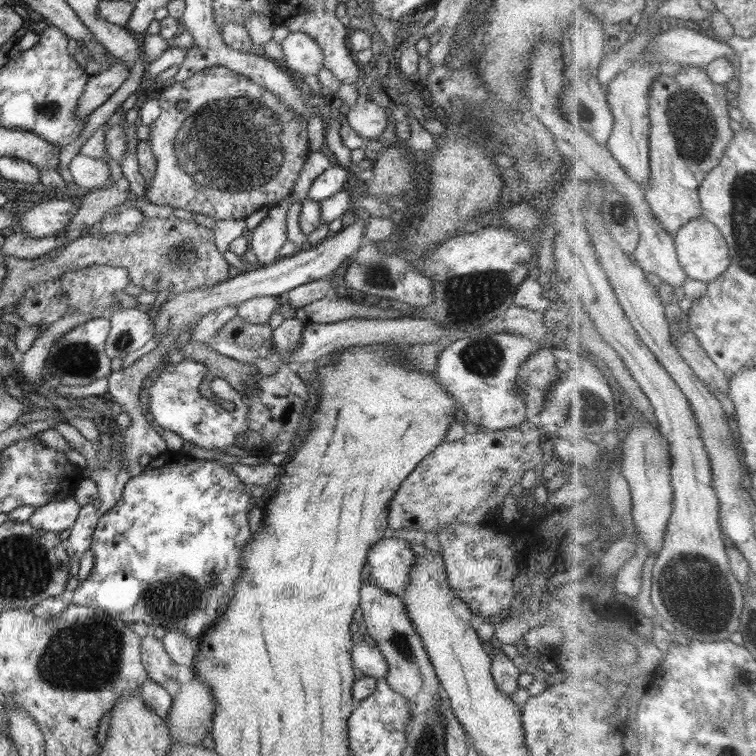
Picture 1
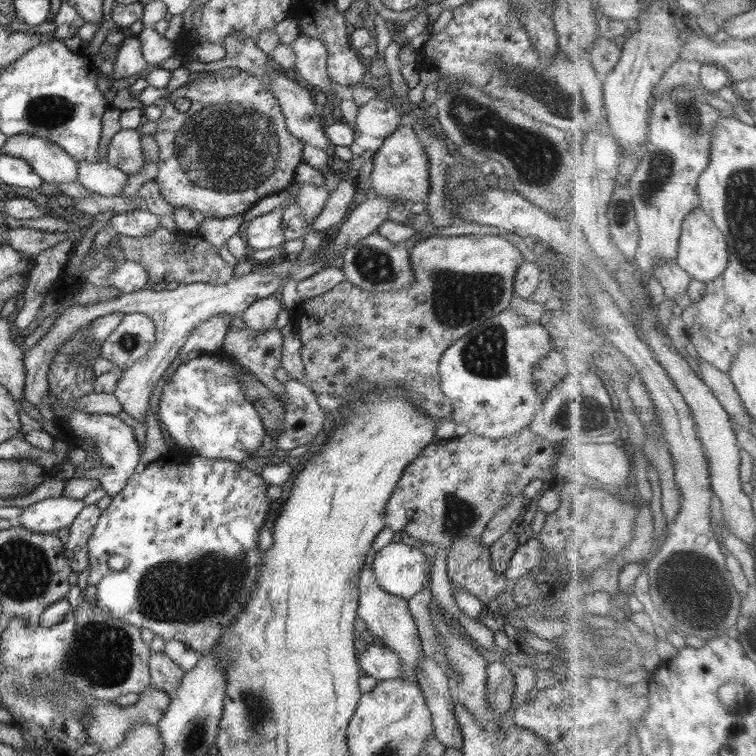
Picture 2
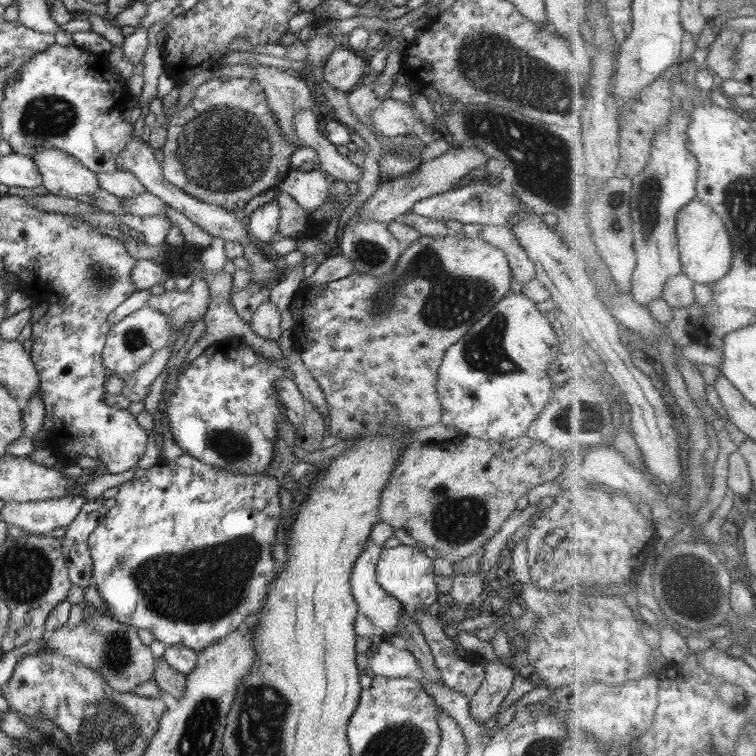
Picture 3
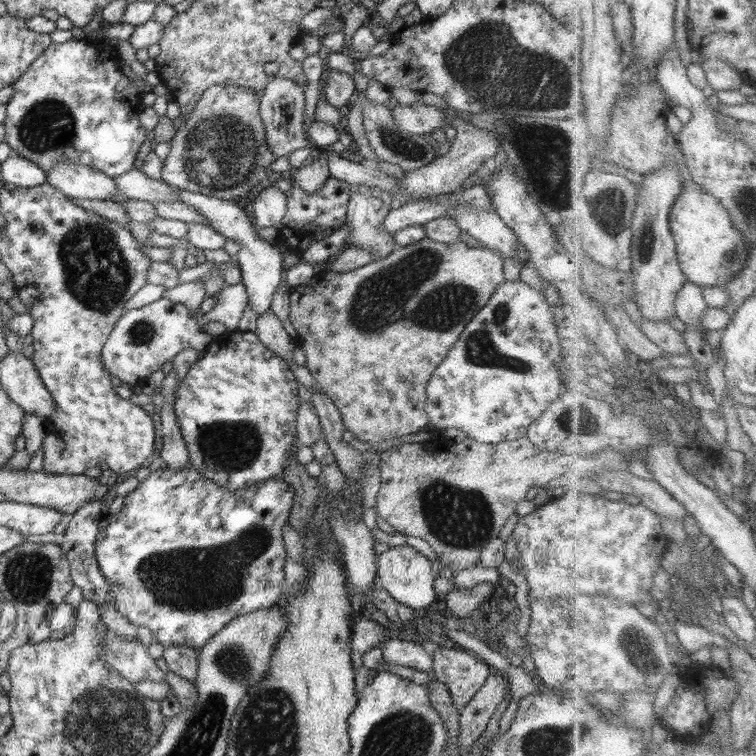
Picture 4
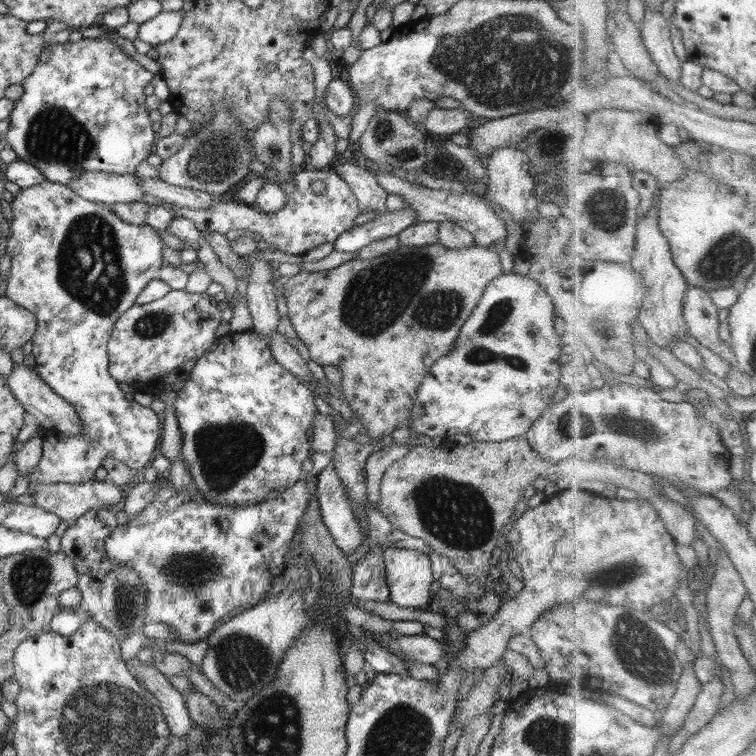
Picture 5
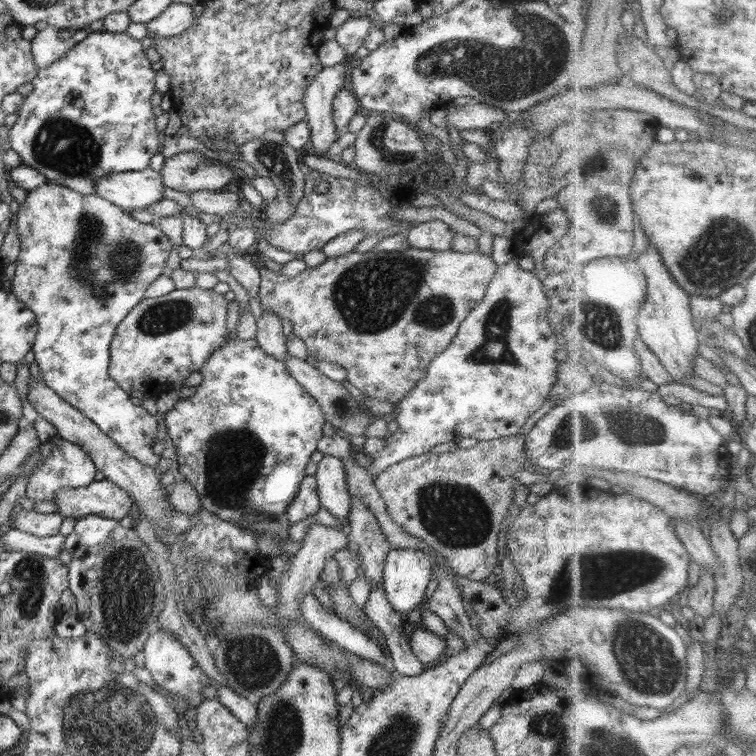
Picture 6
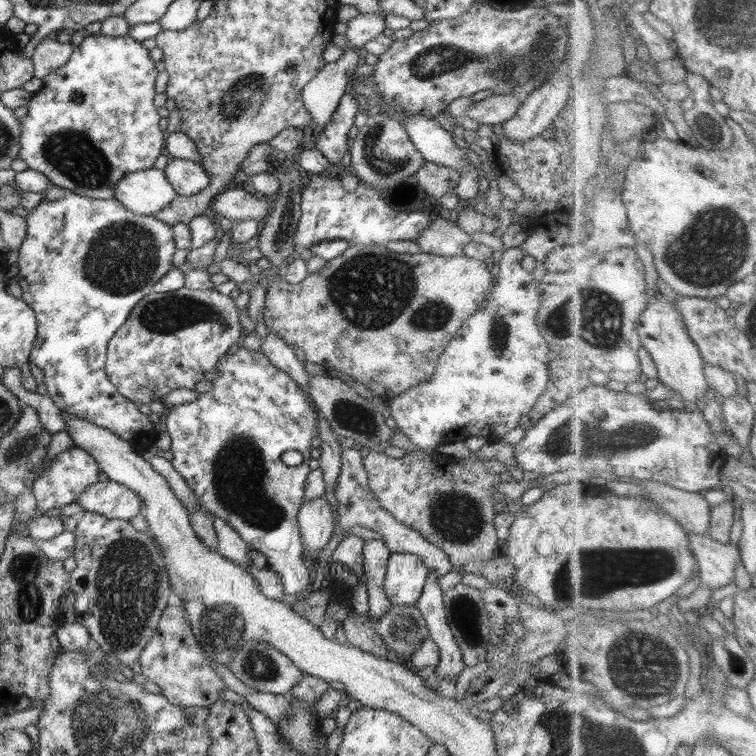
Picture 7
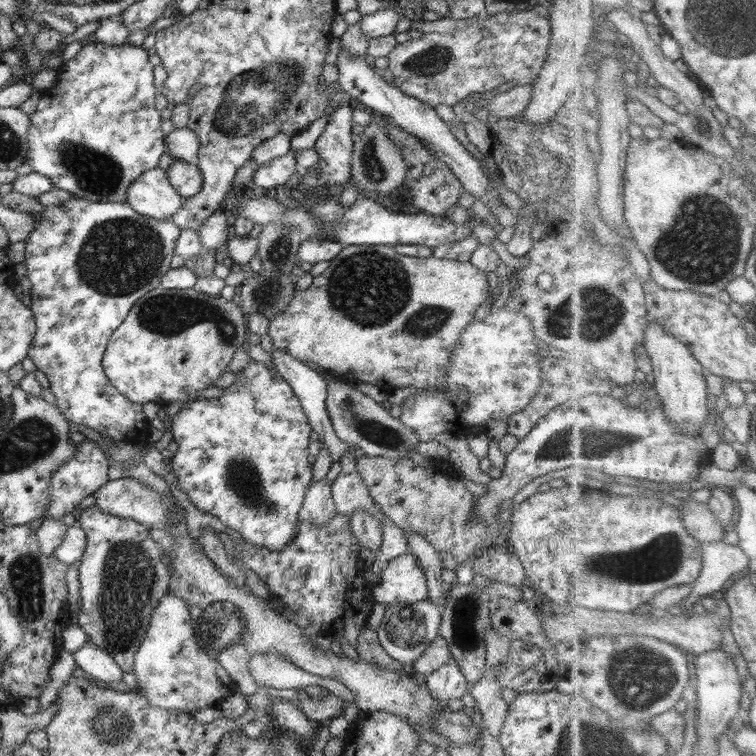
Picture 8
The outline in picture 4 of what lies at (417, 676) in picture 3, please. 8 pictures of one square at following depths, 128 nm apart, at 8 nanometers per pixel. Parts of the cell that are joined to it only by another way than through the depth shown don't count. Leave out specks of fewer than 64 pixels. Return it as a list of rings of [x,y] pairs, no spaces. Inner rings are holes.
[[[388,640],[381,643],[382,662],[389,665],[399,665],[414,668],[431,674],[433,671],[433,657],[426,652],[418,642],[406,642],[406,640]]]

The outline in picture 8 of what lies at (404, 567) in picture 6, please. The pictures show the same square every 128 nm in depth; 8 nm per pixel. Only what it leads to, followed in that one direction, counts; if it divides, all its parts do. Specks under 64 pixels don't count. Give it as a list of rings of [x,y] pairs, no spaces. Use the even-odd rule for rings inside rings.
[[[402,554],[387,563],[379,582],[371,586],[372,602],[412,605],[427,599],[427,580],[414,555]]]

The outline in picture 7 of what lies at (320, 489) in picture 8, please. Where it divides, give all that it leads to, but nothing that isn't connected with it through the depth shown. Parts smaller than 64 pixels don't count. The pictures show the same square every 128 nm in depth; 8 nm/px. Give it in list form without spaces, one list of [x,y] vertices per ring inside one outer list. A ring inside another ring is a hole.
[[[326,496],[303,502],[297,514],[297,523],[308,556],[320,554],[334,535],[332,506]]]

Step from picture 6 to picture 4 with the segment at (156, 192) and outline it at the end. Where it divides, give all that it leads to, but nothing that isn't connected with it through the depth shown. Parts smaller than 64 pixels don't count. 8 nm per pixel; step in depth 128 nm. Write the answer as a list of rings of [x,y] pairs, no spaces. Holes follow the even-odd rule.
[[[59,162],[46,172],[47,184],[72,200],[108,200],[116,196],[113,177],[84,164]]]

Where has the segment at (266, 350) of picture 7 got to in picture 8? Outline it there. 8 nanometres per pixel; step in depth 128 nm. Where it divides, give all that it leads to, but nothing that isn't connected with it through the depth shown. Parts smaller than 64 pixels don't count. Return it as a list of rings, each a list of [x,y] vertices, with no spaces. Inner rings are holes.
[[[280,349],[272,350],[270,353],[272,362],[274,362],[274,369],[278,371],[278,374],[292,387],[294,394],[299,398],[300,405],[308,416],[310,426],[316,434],[319,436],[319,440],[322,440],[324,448],[328,450],[332,463],[338,462],[341,459],[342,454],[349,450],[348,444],[338,438],[336,435],[331,418],[325,408],[325,398],[327,397],[327,380],[318,373],[318,371],[310,368],[306,363],[292,357],[292,355],[281,351]]]

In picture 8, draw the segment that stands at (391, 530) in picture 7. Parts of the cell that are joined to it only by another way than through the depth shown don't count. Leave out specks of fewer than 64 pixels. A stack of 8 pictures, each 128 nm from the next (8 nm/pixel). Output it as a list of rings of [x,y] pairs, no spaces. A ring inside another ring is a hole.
[[[348,452],[344,453],[344,456],[339,460],[340,473],[330,485],[336,510],[338,514],[342,514],[346,518],[346,522],[349,522],[354,510],[362,508],[374,520],[382,523],[382,520],[386,520],[386,515],[376,508],[369,488],[356,470],[356,458],[354,453]]]

